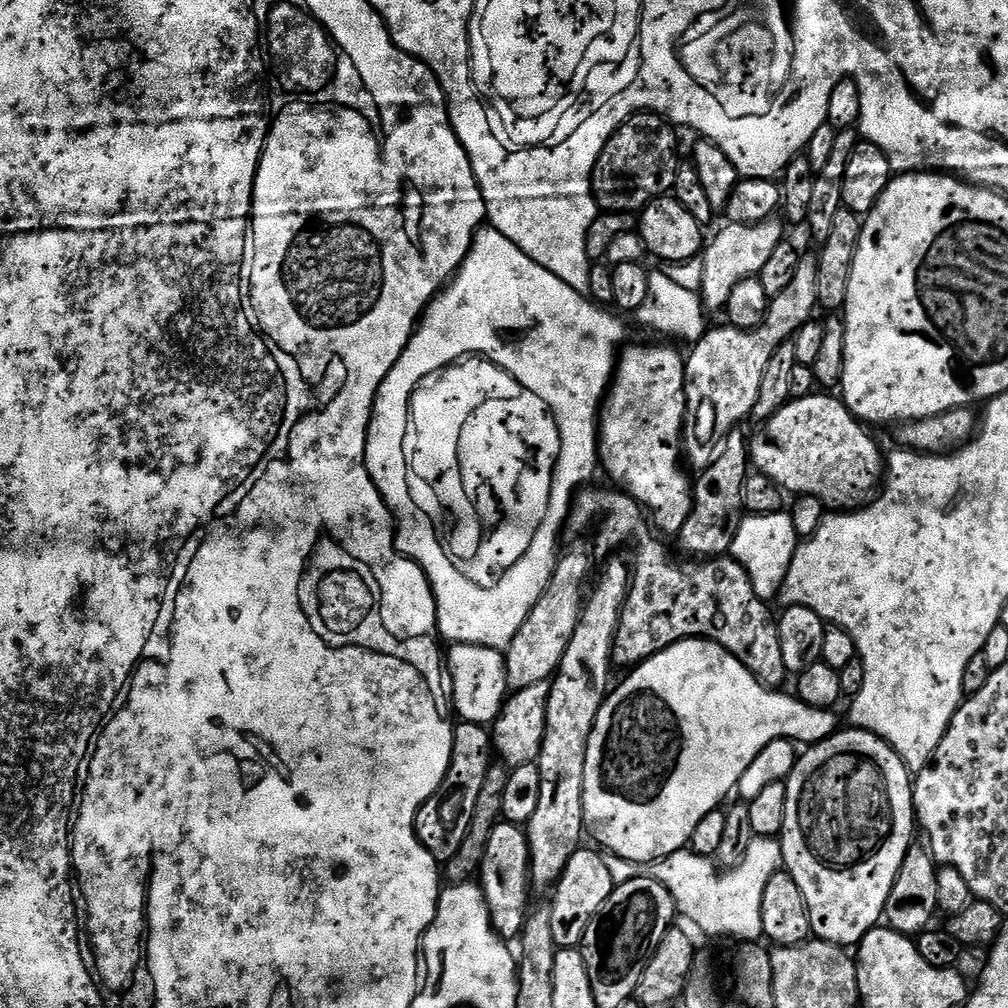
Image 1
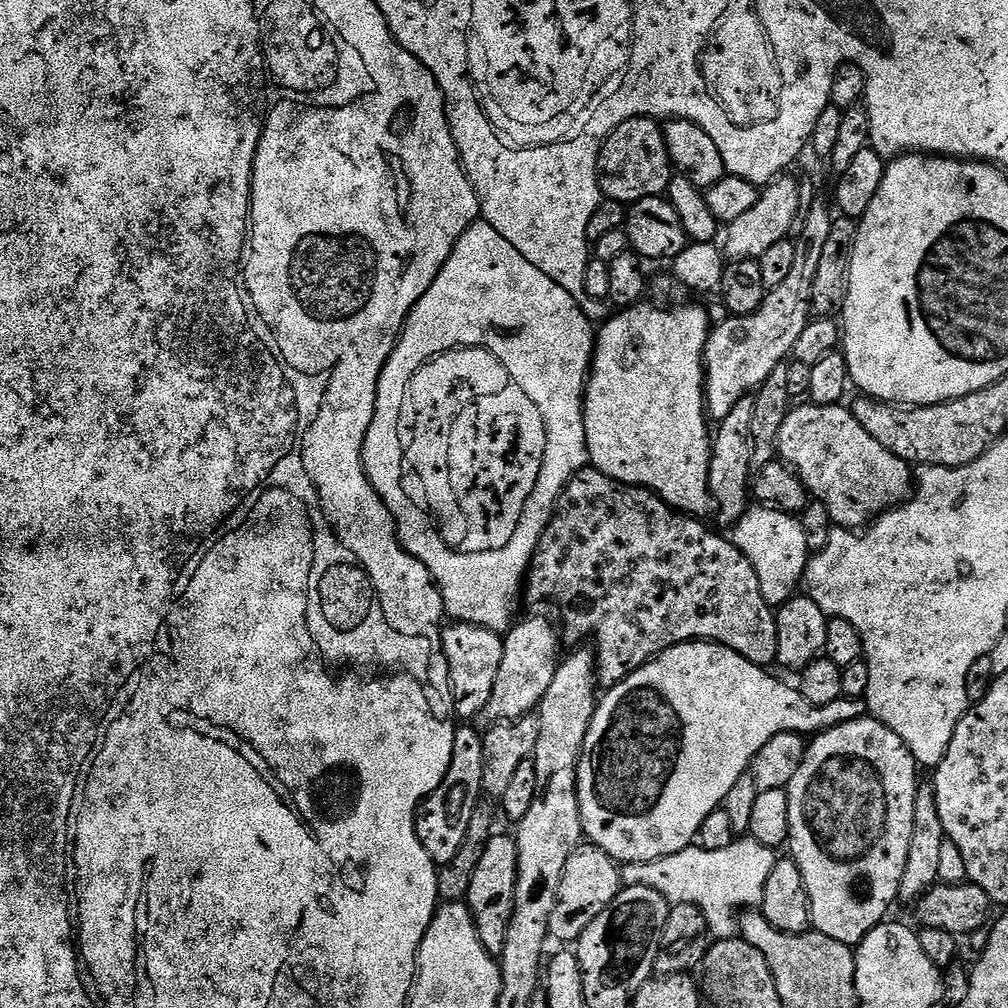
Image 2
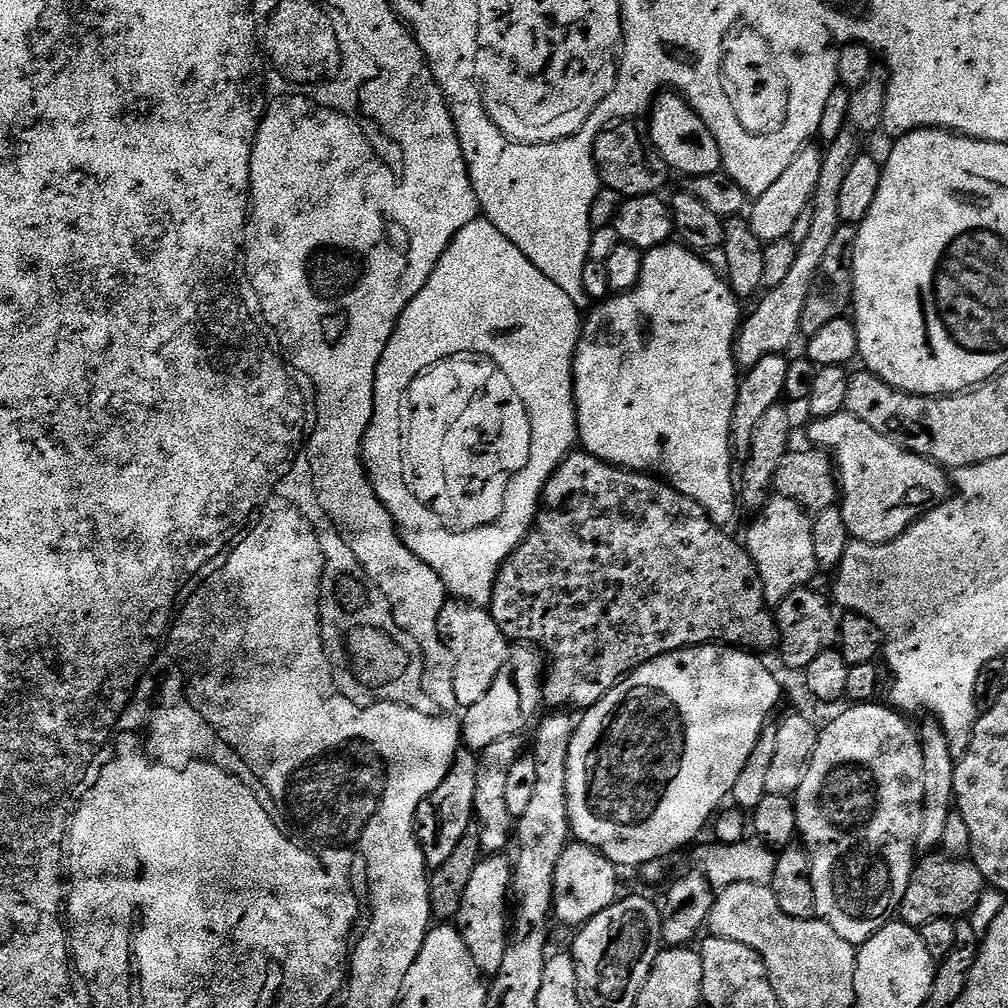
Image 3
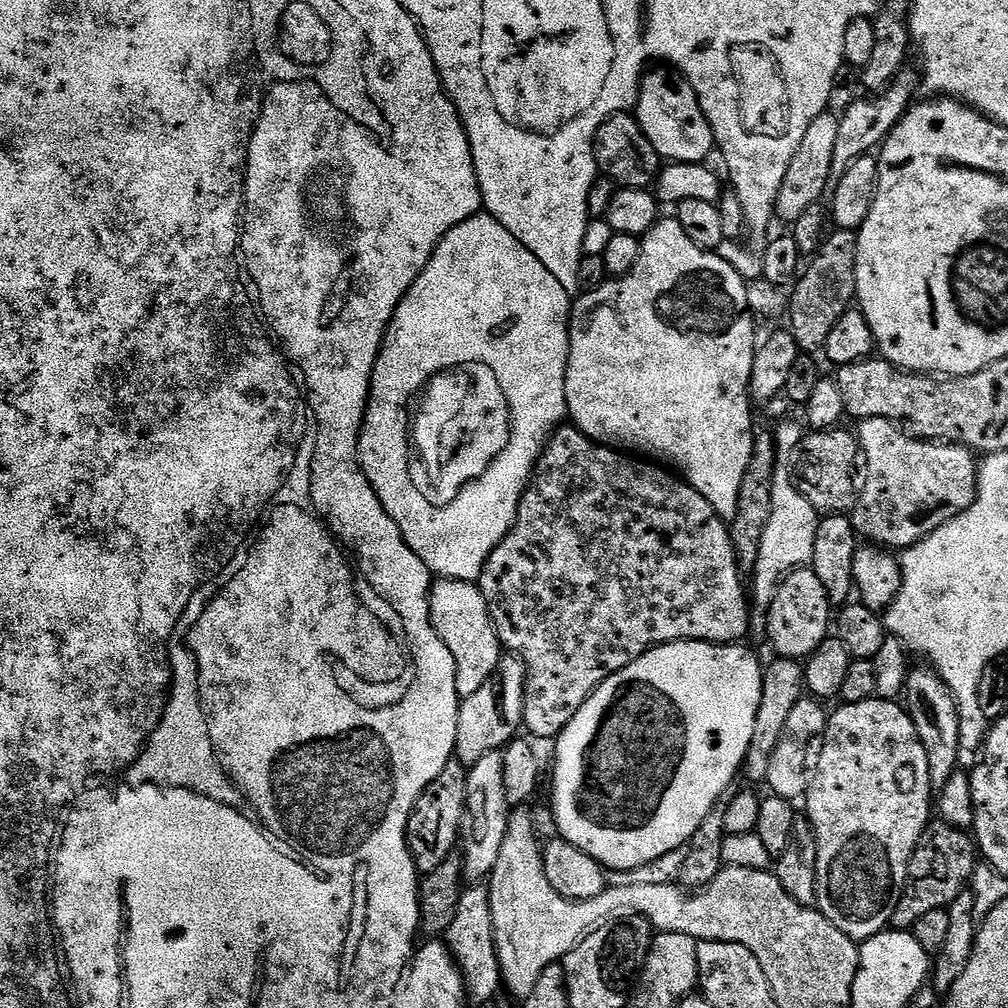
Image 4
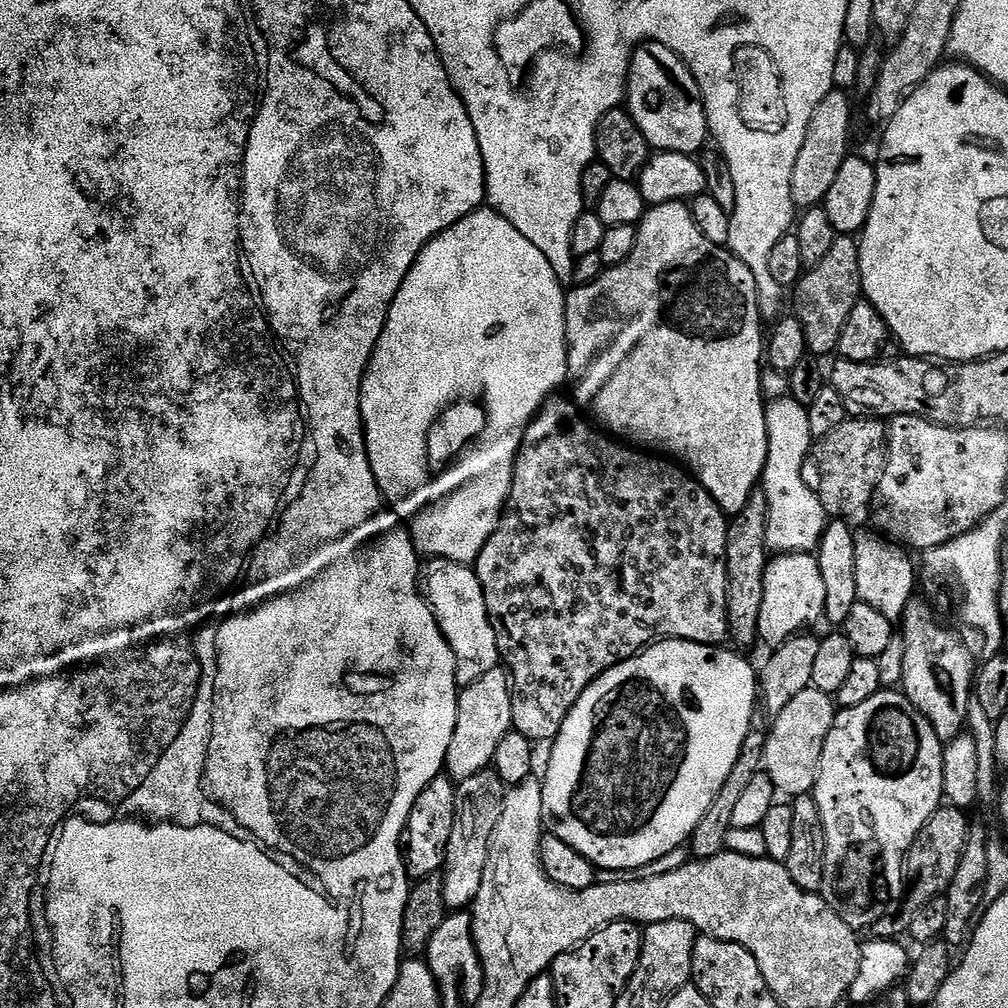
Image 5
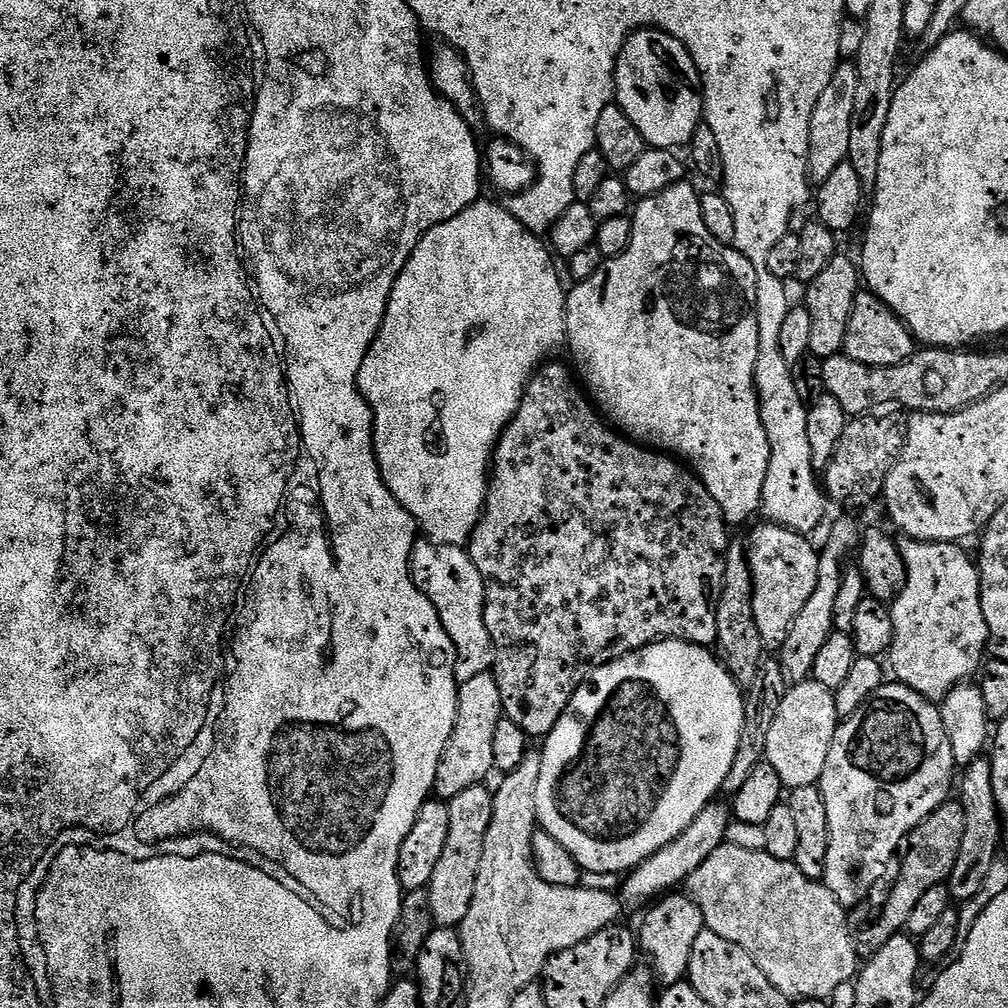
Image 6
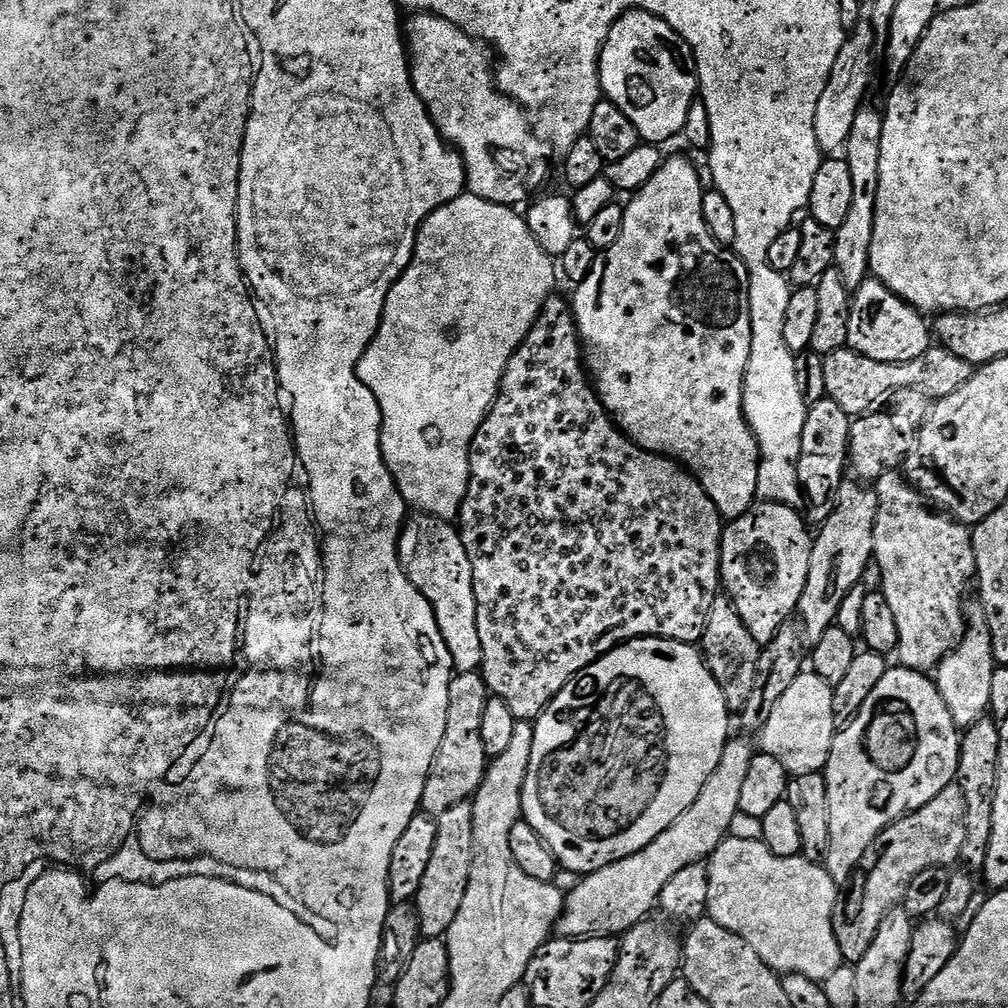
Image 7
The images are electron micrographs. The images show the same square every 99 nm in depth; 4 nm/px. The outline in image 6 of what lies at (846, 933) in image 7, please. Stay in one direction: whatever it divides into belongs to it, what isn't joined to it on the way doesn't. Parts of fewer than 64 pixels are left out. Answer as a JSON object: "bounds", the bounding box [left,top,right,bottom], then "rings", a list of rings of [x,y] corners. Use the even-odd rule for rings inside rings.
{"bounds":[854,802,967,957],"rings":[[[945,802],[908,835],[906,847],[899,857],[900,873],[897,874],[896,881],[892,884],[892,893],[884,904],[884,917],[880,924],[872,924],[865,932],[855,933],[854,939],[861,957],[871,956],[891,936],[901,935],[907,929],[910,914],[914,911],[914,905],[922,899],[922,894],[926,894],[930,886],[938,886],[947,881],[950,870],[954,870],[954,862],[958,862],[958,850],[962,850],[962,834],[966,830],[967,817],[960,803]]]}

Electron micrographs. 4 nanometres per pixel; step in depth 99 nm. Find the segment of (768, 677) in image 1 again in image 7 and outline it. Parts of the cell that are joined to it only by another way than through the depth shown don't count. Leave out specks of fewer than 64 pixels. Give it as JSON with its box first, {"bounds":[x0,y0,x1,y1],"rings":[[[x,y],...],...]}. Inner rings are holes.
{"bounds":[458,294,726,722],"rings":[[[559,294],[548,297],[547,302],[542,306],[540,316],[534,322],[534,326],[528,331],[528,337],[518,346],[518,350],[510,358],[510,362],[504,371],[504,377],[500,383],[500,392],[496,395],[496,400],[492,404],[492,409],[488,412],[488,417],[482,422],[474,442],[470,446],[470,482],[466,490],[466,498],[460,507],[458,517],[458,527],[462,546],[466,546],[466,554],[470,558],[470,570],[474,570],[474,598],[476,599],[476,613],[478,614],[478,638],[482,641],[482,675],[488,684],[489,693],[495,699],[506,702],[510,706],[510,714],[514,714],[517,722],[535,722],[540,719],[545,710],[552,704],[552,699],[561,692],[570,681],[576,679],[580,673],[585,672],[595,660],[601,660],[605,652],[612,651],[613,648],[627,644],[630,640],[643,640],[650,636],[656,636],[660,640],[677,640],[683,644],[693,646],[699,645],[704,638],[706,630],[706,618],[710,618],[710,606],[714,606],[717,596],[721,595],[722,585],[720,583],[720,539],[724,537],[726,527],[720,512],[710,502],[706,490],[696,481],[695,476],[687,468],[670,460],[666,456],[658,456],[654,452],[647,452],[645,448],[639,448],[632,443],[619,428],[616,427],[613,419],[609,416],[604,404],[596,394],[596,389],[586,371],[586,361],[582,351],[582,341],[580,332],[576,329],[576,318],[572,314],[571,303],[567,299],[563,300]]]}

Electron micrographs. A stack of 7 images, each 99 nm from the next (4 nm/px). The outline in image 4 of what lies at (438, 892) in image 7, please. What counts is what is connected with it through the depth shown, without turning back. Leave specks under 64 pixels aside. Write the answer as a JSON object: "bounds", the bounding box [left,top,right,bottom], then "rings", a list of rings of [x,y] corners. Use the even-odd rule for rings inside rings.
{"bounds":[459,751,510,882],"rings":[[[503,751],[491,752],[468,768],[468,801],[459,838],[464,857],[464,879],[468,882],[484,882],[491,877],[494,866],[498,866],[498,854],[506,838],[510,805],[502,775],[503,757]]]}

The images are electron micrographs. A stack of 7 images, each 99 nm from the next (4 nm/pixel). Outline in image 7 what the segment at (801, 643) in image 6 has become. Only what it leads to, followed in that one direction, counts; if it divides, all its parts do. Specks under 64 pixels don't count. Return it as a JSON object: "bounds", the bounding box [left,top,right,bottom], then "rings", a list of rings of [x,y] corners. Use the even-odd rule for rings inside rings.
{"bounds":[796,480,878,645],"rings":[[[854,480],[840,484],[835,511],[824,524],[819,525],[817,532],[820,533],[815,533],[812,541],[810,574],[806,574],[806,590],[802,590],[802,598],[796,607],[803,639],[809,645],[816,644],[826,630],[834,627],[846,594],[865,579],[864,571],[873,563],[876,554],[874,520],[877,518],[878,502],[875,489],[864,488],[867,487]]]}

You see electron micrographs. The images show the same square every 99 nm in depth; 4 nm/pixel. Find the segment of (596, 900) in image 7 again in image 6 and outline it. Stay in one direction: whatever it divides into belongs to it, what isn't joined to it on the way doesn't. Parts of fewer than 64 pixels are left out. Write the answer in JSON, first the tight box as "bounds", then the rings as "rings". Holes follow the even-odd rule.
{"bounds":[622,803,734,905],"rings":[[[720,803],[707,804],[702,810],[702,814],[698,814],[698,818],[694,818],[694,822],[690,822],[690,826],[686,826],[684,833],[678,838],[674,838],[674,842],[670,842],[662,850],[658,850],[653,856],[646,858],[639,866],[627,873],[625,880],[628,881],[624,884],[624,892],[622,891],[622,900],[625,905],[644,903],[647,905],[649,902],[679,889],[676,887],[679,884],[681,887],[687,882],[694,874],[694,870],[698,870],[698,866],[702,866],[702,862],[706,862],[706,858],[710,858],[710,854],[714,854],[714,850],[718,850],[721,844],[725,843],[724,835],[734,817],[729,805]]]}

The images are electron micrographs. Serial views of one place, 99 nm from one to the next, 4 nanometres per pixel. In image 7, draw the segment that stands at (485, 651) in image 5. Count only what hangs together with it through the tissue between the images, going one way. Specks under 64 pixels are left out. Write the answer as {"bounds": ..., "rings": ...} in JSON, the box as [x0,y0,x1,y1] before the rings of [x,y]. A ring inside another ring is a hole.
{"bounds":[400,512,482,672],"rings":[[[425,512],[409,515],[400,532],[400,565],[406,578],[424,595],[426,602],[434,610],[434,618],[438,622],[438,630],[446,642],[446,650],[450,650],[452,666],[456,672],[480,672],[482,658],[482,641],[478,638],[478,614],[474,598],[474,570],[470,570],[470,558],[466,554],[466,546],[462,546],[459,527],[437,516],[428,516]]]}

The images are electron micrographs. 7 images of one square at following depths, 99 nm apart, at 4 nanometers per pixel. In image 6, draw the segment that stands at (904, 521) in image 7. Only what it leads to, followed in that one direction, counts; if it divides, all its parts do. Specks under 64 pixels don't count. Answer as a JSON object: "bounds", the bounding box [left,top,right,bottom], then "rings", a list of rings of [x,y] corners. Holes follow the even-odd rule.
{"bounds":[890,538,988,702],"rings":[[[907,538],[899,541],[901,556],[905,562],[905,584],[901,586],[901,590],[891,601],[892,617],[894,618],[894,642],[890,653],[890,661],[892,660],[892,668],[890,664],[890,672],[892,672],[897,681],[905,684],[910,690],[914,690],[918,694],[922,694],[927,700],[933,702],[942,702],[946,699],[949,692],[953,692],[957,686],[965,682],[971,681],[981,671],[982,665],[986,660],[986,649],[988,646],[988,631],[986,630],[986,617],[982,614],[982,598],[980,597],[980,570],[975,559],[972,560],[963,552],[961,545],[956,542],[947,544],[938,544],[926,540],[909,540]]]}

